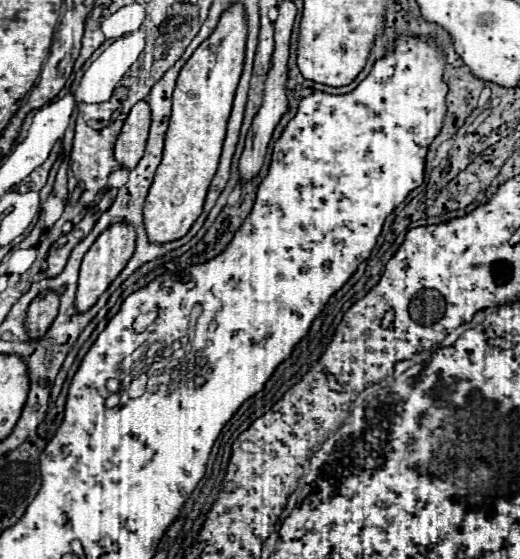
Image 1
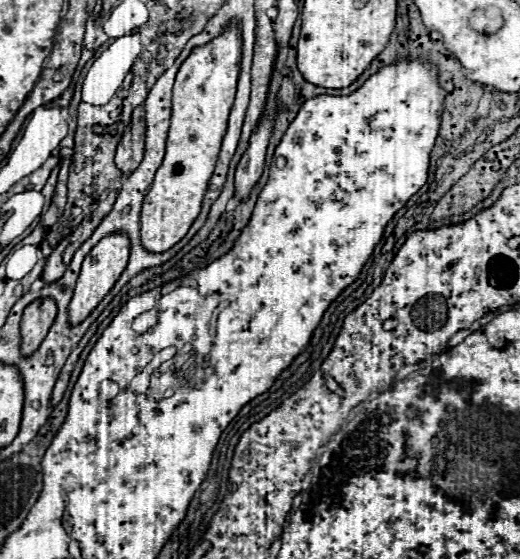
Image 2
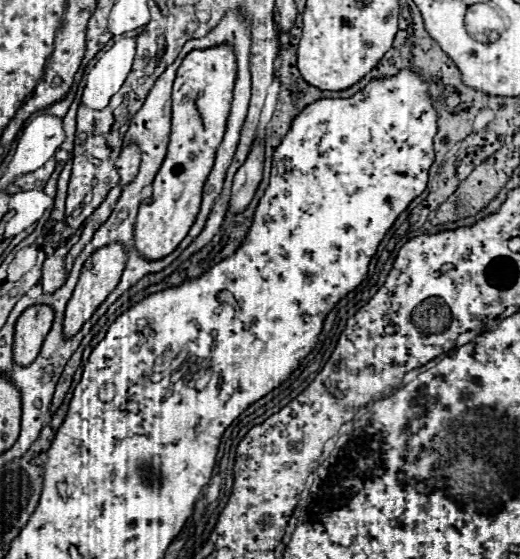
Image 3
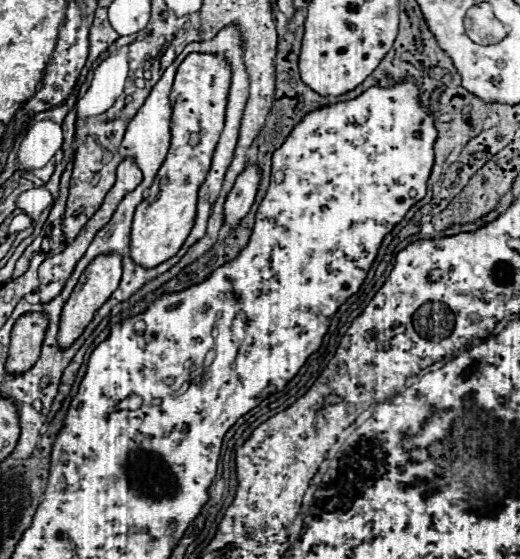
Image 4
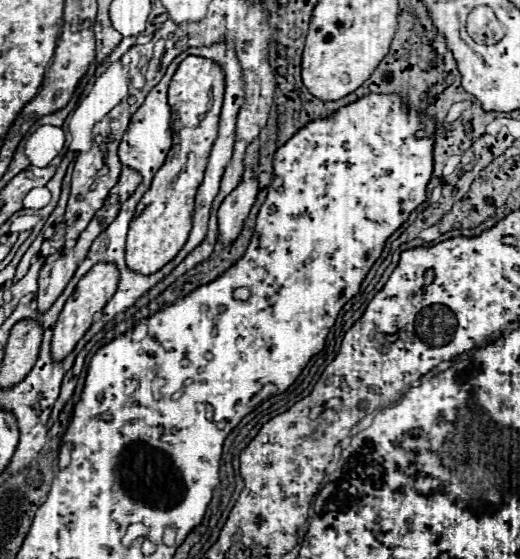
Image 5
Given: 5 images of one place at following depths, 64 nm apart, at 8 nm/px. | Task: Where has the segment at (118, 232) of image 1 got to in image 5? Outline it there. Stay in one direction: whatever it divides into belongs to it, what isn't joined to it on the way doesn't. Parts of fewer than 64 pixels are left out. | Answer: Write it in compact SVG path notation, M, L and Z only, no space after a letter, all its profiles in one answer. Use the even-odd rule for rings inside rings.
M96 264L76 286L76 290L72 292L72 296L66 300L64 310L54 326L54 336L52 336L52 344L50 344L50 352L52 352L52 360L54 362L62 362L78 344L78 340L88 332L90 324L92 324L92 316L96 312L102 312L102 308L108 304L110 296L114 296L118 288L118 268L114 264Z

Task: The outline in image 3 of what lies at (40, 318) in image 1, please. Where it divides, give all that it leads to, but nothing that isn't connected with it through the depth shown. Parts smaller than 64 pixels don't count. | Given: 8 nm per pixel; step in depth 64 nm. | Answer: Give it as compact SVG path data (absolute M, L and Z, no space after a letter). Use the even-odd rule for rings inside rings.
M32 306L16 320L14 328L14 364L32 364L42 348L42 340L50 332L54 312L48 306Z

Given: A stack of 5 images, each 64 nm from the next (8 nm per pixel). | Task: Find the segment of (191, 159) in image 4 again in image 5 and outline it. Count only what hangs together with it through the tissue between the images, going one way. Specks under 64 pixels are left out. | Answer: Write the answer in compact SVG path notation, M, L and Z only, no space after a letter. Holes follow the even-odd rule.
M188 56L172 76L168 88L168 104L172 108L172 138L174 144L166 162L154 174L150 190L144 194L130 222L126 238L126 266L132 272L150 276L166 266L186 244L192 230L194 196L204 178L210 148L218 136L218 116L224 100L224 74L218 64Z

